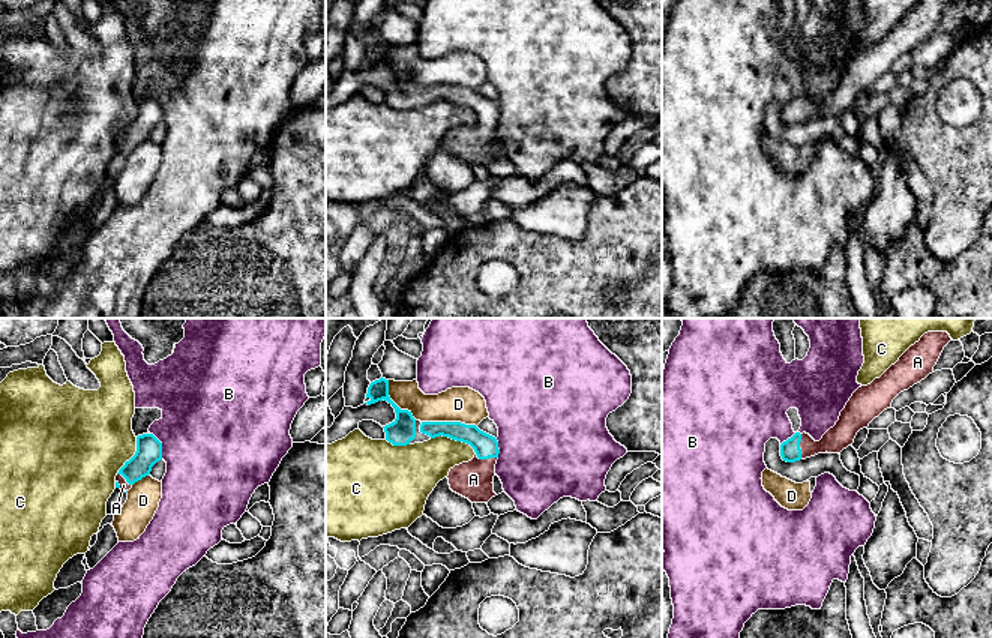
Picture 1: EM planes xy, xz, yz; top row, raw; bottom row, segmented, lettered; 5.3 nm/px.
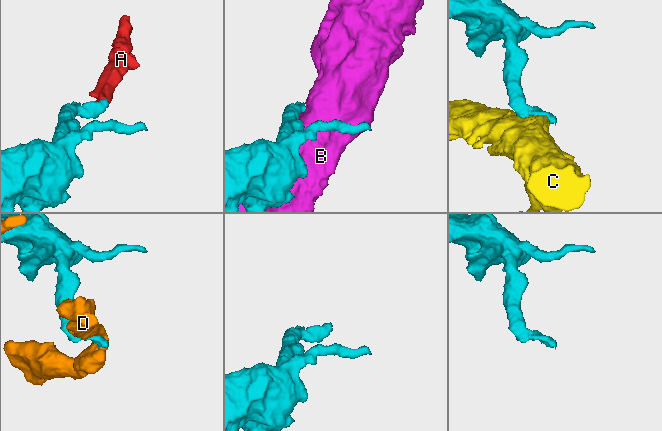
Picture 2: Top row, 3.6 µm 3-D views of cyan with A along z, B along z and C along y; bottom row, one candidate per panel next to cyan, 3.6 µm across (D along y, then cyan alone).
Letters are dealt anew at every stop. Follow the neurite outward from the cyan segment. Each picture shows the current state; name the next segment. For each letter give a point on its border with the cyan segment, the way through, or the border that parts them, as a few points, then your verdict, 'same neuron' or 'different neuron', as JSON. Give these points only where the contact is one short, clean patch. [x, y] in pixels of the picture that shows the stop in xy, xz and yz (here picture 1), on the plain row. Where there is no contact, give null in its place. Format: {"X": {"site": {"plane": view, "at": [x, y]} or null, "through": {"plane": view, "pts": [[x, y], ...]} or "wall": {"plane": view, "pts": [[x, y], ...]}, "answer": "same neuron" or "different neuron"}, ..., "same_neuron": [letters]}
{"A": {"site": {"plane": "yz", "at": [799, 110]}, "through": {"plane": "yz", "pts": [[790, 114], [799, 110], [823, 110], [842, 98]]}, "answer": "same neuron"}, "B": {"site": {"plane": "xy", "at": [161, 110]}, "answer": "different neuron"}, "C": {"site": {"plane": "xz", "at": [455, 102]}, "answer": "different neuron"}, "D": {"site": {"plane": "xz", "at": [449, 86]}, "answer": "different neuron"}, "same_neuron": ["A"]}

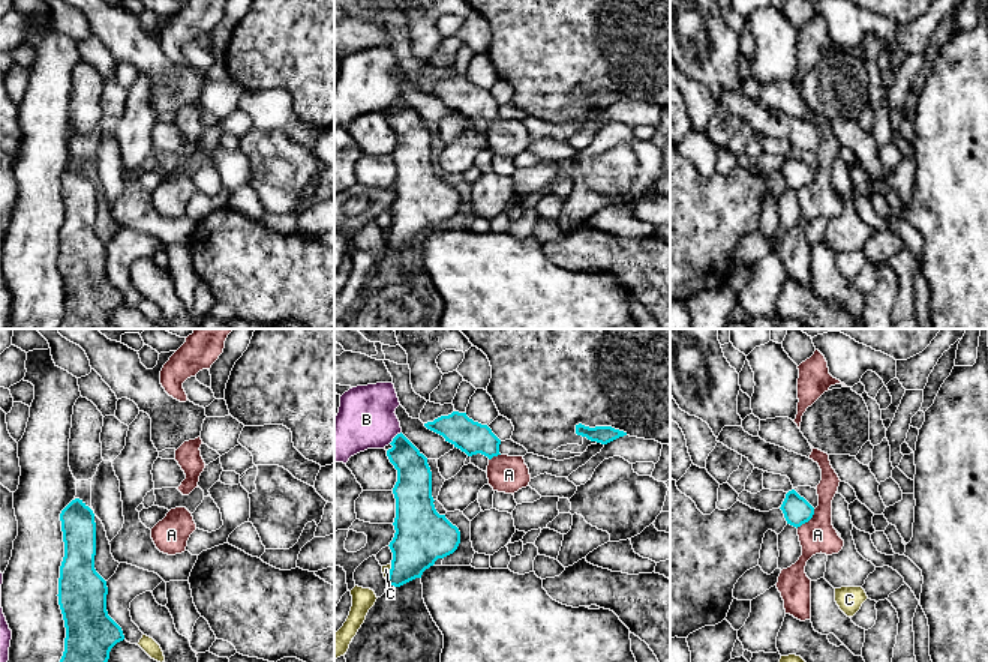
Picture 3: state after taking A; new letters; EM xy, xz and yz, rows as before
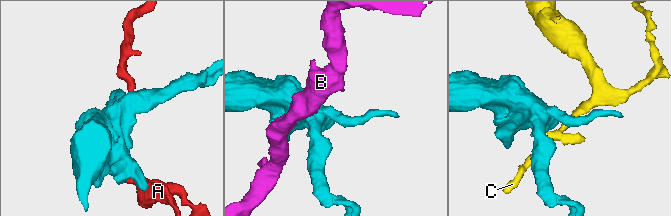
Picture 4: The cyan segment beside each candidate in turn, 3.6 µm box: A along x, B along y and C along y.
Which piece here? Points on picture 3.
{"A": {"site": {"plane": "yz", "at": [807, 185]}, "wall": {"plane": "yz", "pts": [[814, 173], [814, 177], [796, 191]]}, "answer": "different neuron"}, "B": {"site": {"plane": "xz", "at": [395, 101]}, "answer": "different neuron"}, "C": {"site": {"plane": "xz", "at": [390, 234]}, "answer": "different neuron"}, "same_neuron": []}

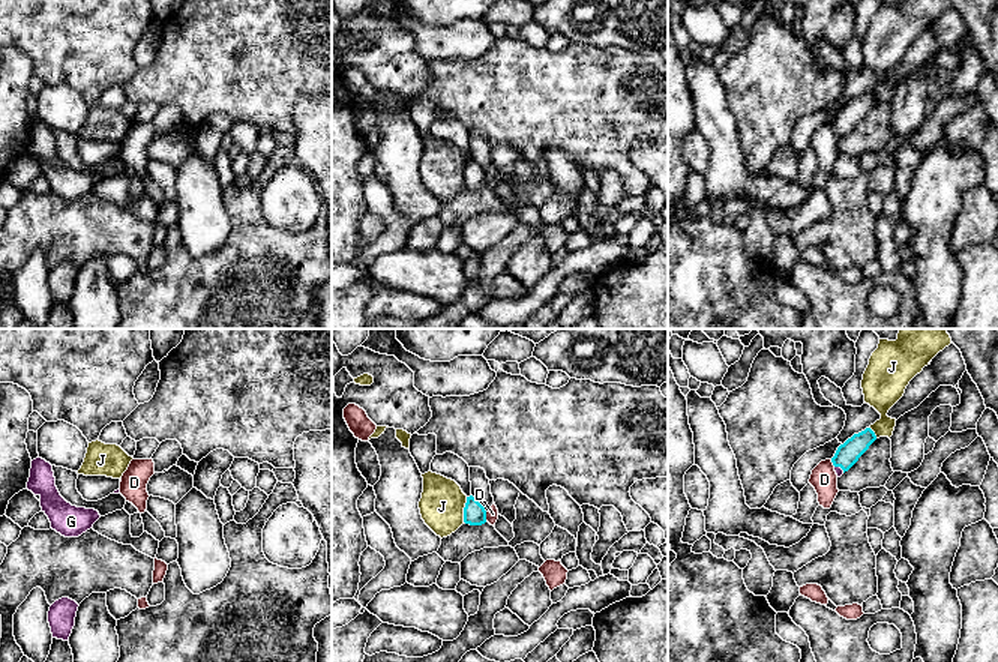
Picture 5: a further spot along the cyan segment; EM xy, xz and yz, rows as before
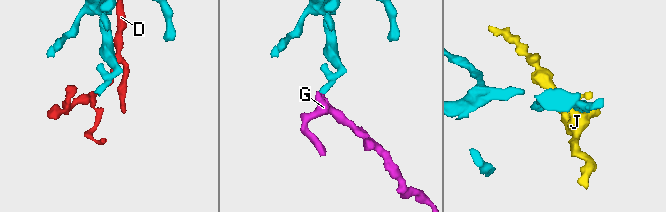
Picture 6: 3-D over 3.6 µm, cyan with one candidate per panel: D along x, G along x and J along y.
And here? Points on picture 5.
{"D": {"site": {"plane": "xz", "at": [485, 180]}, "answer": "different neuron"}, "G": {"site": {"plane": "yz", "at": [839, 129]}, "through": {"plane": "yz", "pts": [[847, 119], [839, 129], [839, 135]]}, "answer": "same neuron"}, "J": {"site": {"plane": "xz", "at": [464, 173]}, "answer": "different neuron"}, "same_neuron": ["G"]}

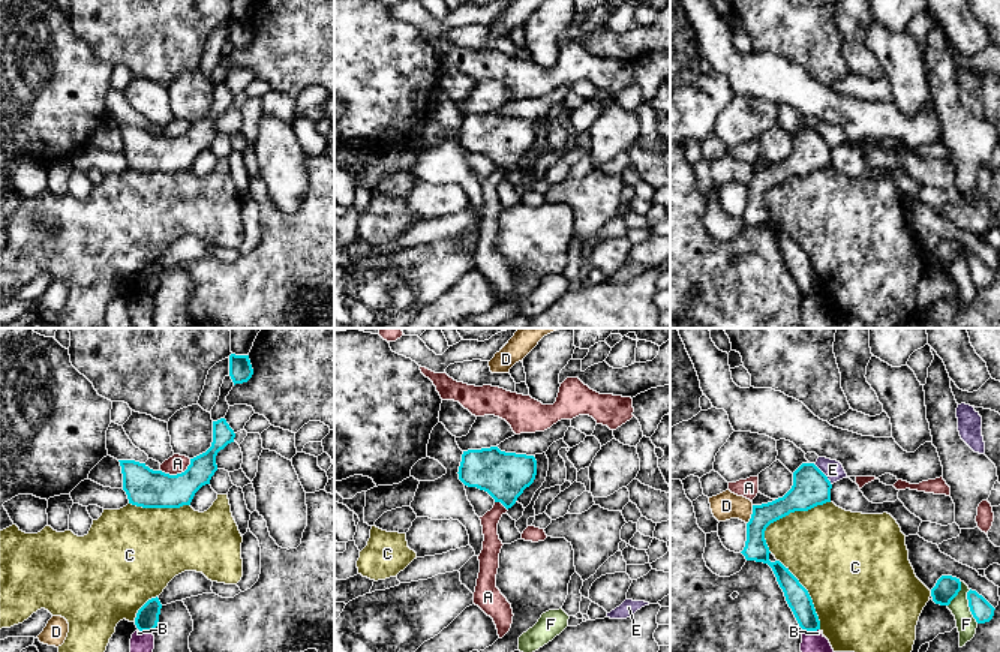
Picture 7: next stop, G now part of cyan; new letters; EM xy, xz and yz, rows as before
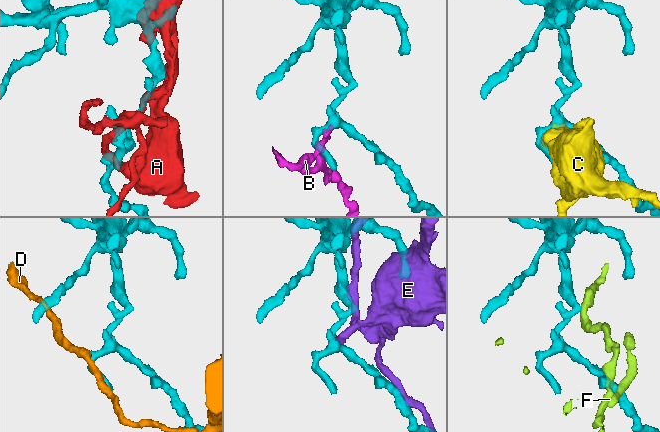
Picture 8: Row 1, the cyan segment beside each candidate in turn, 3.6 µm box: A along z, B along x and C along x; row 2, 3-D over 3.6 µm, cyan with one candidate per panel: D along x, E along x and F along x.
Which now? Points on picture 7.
{"A": {"site": {"plane": "xy", "at": [177, 138]}, "answer": "different neuron"}, "B": {"site": {"plane": "yz", "at": [811, 294]}, "wall": {"plane": "yz", "pts": [[819, 293], [804, 297]]}, "answer": "different neuron"}, "C": {"site": {"plane": "yz", "at": [786, 179]}, "answer": "different neuron"}, "D": {"site": {"plane": "yz", "at": [751, 179]}, "wall": {"plane": "yz", "pts": [[753, 170], [753, 177], [747, 188]]}, "answer": "different neuron"}, "E": {"site": {"plane": "yz", "at": [823, 138]}, "wall": {"plane": "yz", "pts": [[813, 128], [831, 149]]}, "answer": "different neuron"}, "F": {"site": {"plane": "yz", "at": [969, 270]}, "answer": "different neuron"}, "same_neuron": []}

